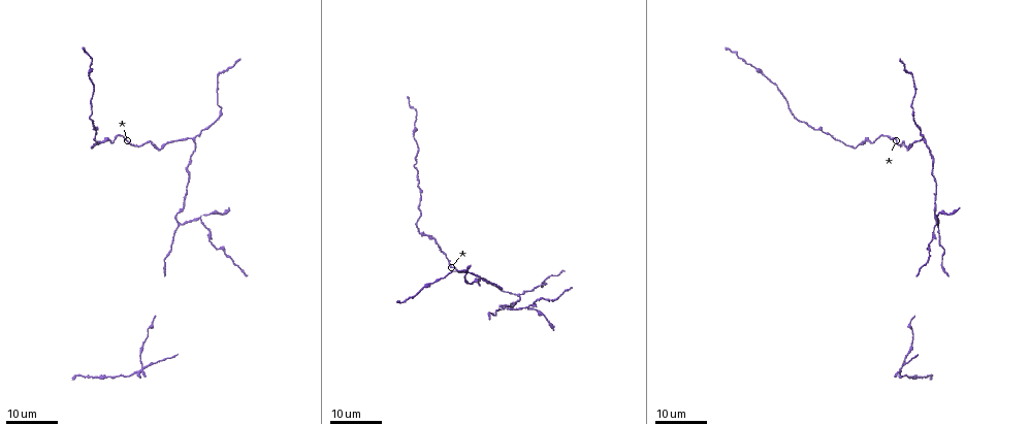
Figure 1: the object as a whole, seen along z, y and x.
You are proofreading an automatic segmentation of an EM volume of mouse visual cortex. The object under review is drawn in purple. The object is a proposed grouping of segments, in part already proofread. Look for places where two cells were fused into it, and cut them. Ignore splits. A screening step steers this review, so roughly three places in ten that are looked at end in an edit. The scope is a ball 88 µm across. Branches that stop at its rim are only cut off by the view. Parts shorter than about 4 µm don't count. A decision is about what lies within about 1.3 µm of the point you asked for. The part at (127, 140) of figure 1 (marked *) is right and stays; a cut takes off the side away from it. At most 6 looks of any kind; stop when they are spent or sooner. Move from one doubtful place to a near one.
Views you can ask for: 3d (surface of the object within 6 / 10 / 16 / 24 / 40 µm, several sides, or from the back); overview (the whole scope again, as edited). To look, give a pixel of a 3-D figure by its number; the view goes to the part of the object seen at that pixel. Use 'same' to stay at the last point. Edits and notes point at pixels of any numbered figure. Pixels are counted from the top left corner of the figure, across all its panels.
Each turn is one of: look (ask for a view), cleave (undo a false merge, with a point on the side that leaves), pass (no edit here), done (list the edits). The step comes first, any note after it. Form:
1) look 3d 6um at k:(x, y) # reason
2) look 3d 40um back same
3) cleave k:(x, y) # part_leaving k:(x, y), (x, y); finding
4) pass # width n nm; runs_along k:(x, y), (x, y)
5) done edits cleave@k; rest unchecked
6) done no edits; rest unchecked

look 3d 24um at 1:(912, 106)

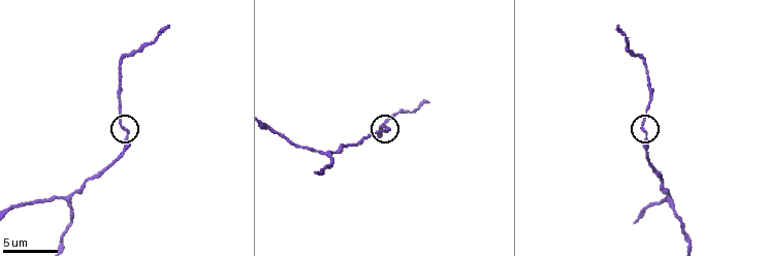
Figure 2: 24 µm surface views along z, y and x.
look 3d 6um at 2:(127, 131)

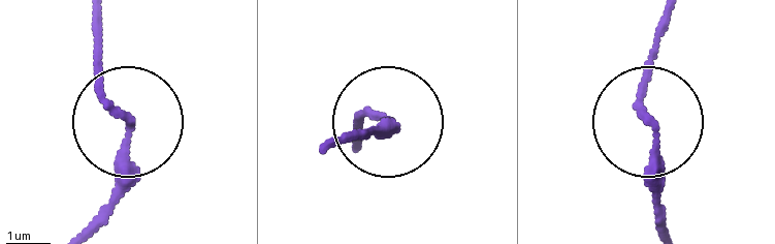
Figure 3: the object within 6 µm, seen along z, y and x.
look 3d 6um back at 3:(126, 121)

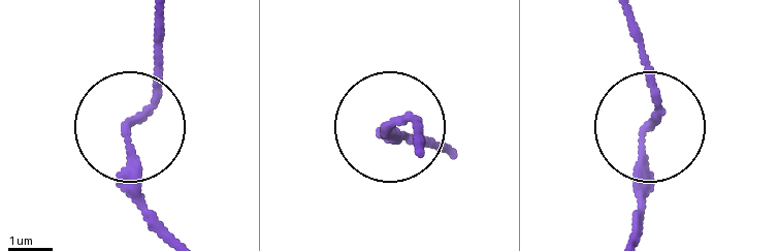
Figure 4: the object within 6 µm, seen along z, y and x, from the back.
pass # width 170 nm; runs_along 4:(174, 231), (144, 198), (130, 132), (163, 35); all the same cell

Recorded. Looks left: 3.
look 3d 16um at 1:(178, 224) # a fork

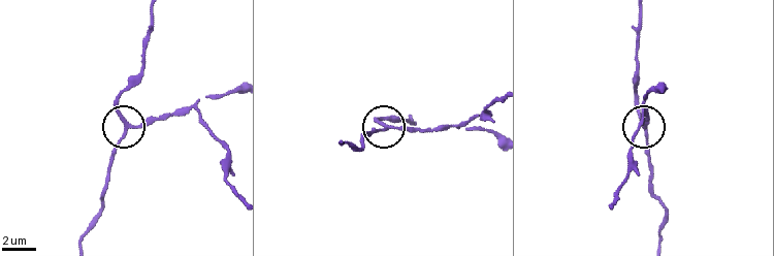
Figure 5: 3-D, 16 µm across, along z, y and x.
look 3d 6um at 5:(129, 129) # zoom in

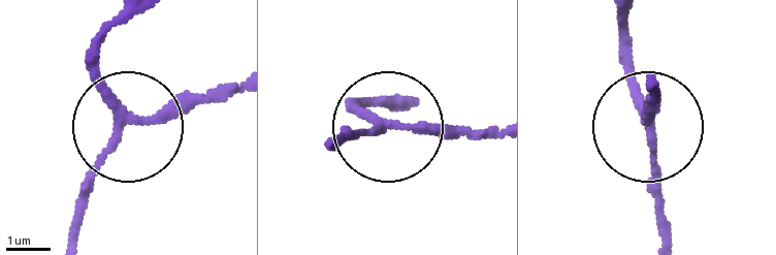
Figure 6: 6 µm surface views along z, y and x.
pass # runs_along 6:(388, 101), (355, 113), (499, 135); all the same cell

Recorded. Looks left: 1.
look 3d 6um at 2:(331, 152) # branch point

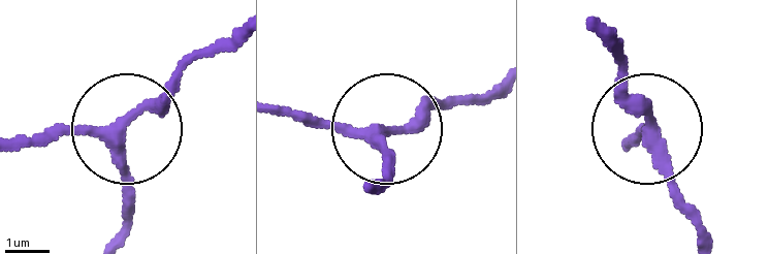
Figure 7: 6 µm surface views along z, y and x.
pass # side_arm 23 um; runs_along 7:(275, 105), (342, 127), (396, 127), (459, 97); one cell here

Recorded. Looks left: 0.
done no edits; rest unchecked

